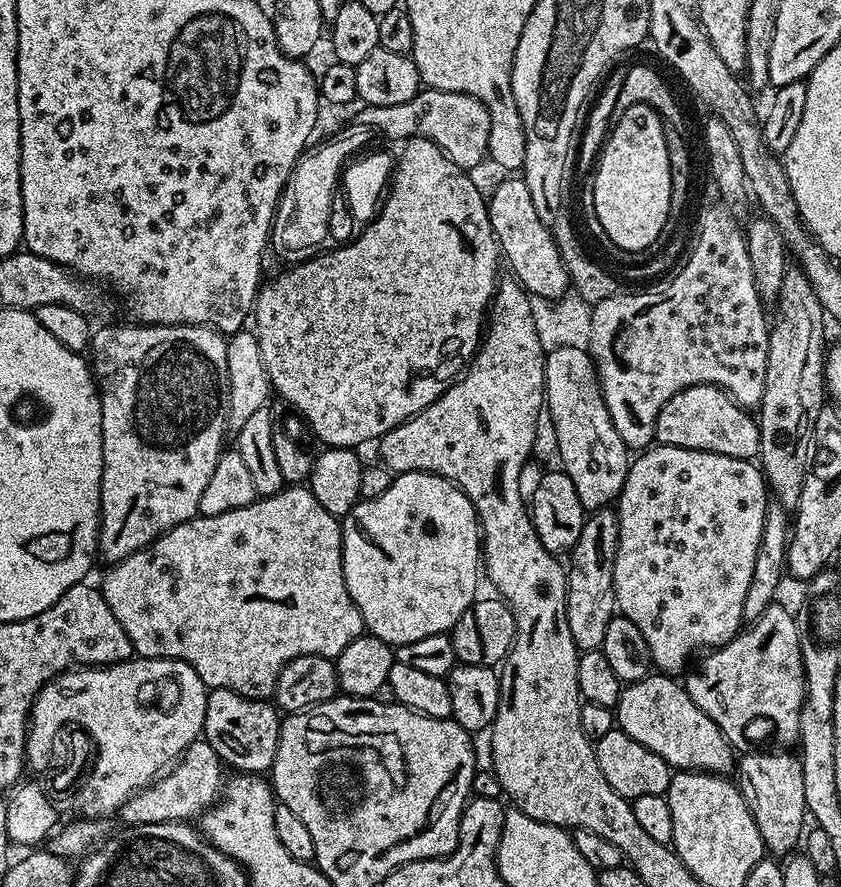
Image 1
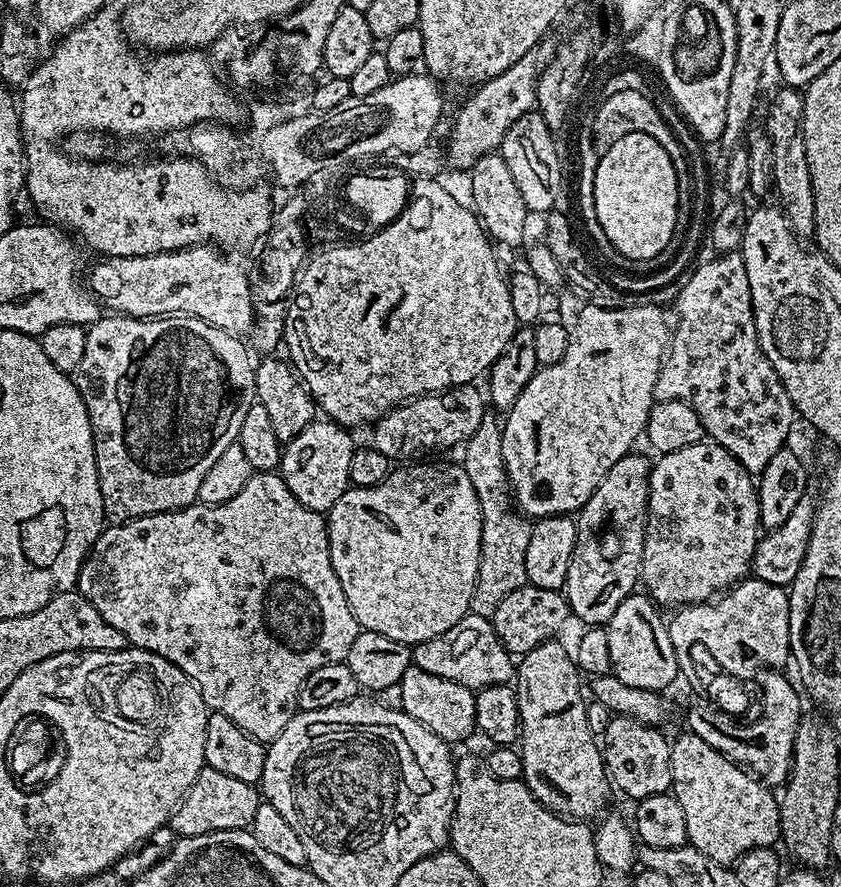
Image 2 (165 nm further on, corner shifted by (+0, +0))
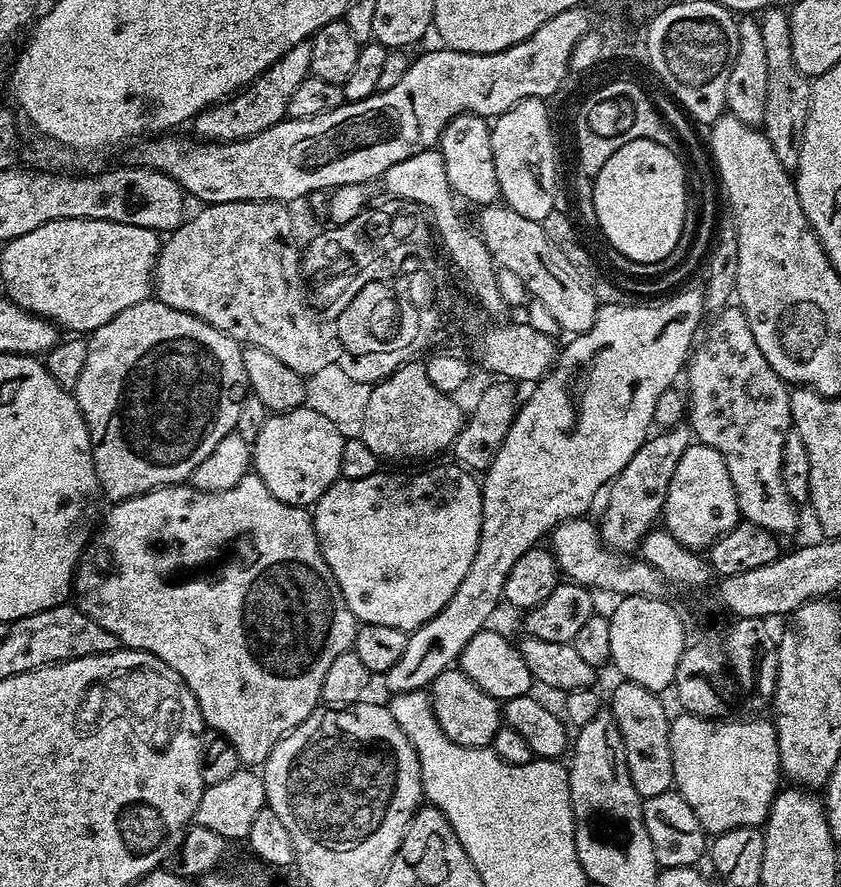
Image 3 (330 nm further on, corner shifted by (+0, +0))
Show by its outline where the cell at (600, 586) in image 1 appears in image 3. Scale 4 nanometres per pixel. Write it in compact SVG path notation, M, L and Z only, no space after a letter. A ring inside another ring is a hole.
M682 423L673 428L665 428L659 434L649 435L634 458L626 462L626 466L607 489L608 501L604 504L604 513L598 519L598 531L605 547L625 554L639 547L645 534L661 519L666 490L670 490L670 478L674 478L674 470L678 467L682 454L686 454L693 443L691 427Z

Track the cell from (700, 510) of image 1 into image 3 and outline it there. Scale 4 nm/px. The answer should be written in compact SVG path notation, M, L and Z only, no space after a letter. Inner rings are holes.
M694 442L686 454L682 454L674 478L670 478L670 490L666 490L662 513L663 527L682 547L707 550L719 536L735 528L741 520L734 482L730 482L724 455L710 446Z

